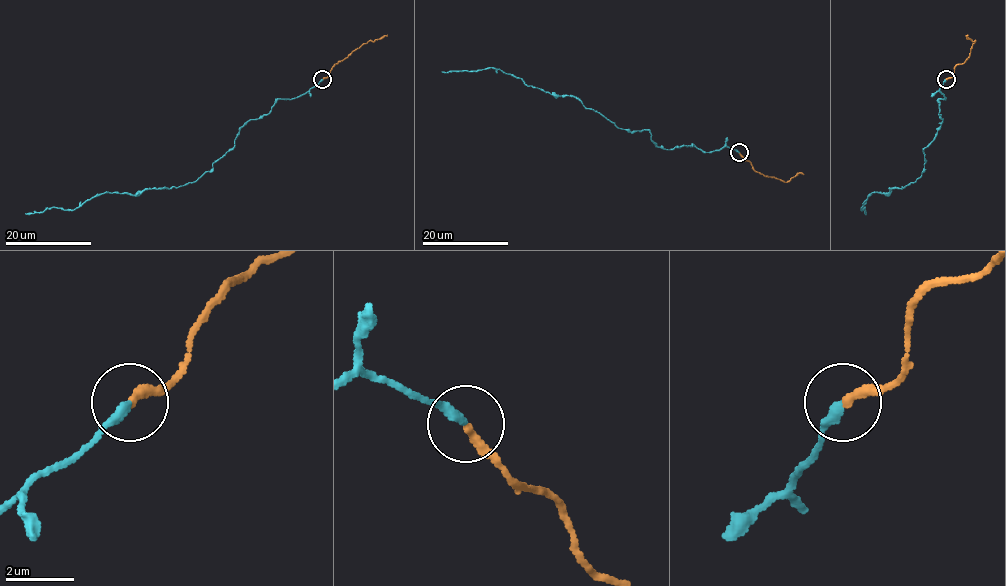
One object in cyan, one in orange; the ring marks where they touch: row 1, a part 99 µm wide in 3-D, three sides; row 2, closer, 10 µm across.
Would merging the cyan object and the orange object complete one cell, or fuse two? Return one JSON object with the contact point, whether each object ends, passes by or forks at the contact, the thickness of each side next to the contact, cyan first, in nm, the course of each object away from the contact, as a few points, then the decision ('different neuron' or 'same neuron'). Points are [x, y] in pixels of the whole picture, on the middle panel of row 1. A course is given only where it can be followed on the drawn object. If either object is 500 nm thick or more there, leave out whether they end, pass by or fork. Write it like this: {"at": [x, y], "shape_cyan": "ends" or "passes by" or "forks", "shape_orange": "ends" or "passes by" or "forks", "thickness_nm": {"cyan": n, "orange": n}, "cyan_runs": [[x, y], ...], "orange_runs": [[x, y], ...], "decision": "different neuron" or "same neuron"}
{"at": [739, 152], "shape_cyan": "ends", "shape_orange": "ends", "thickness_nm": {"cyan": 280, "orange": 260}, "cyan_runs": [[739, 152], [663, 149], [648, 130], [618, 128], [572, 96], [550, 94], [499, 69], [442, 71]], "orange_runs": [[739, 152], [756, 171], [768, 177], [785, 182], [798, 173], [804, 175]], "decision": "same neuron"}

